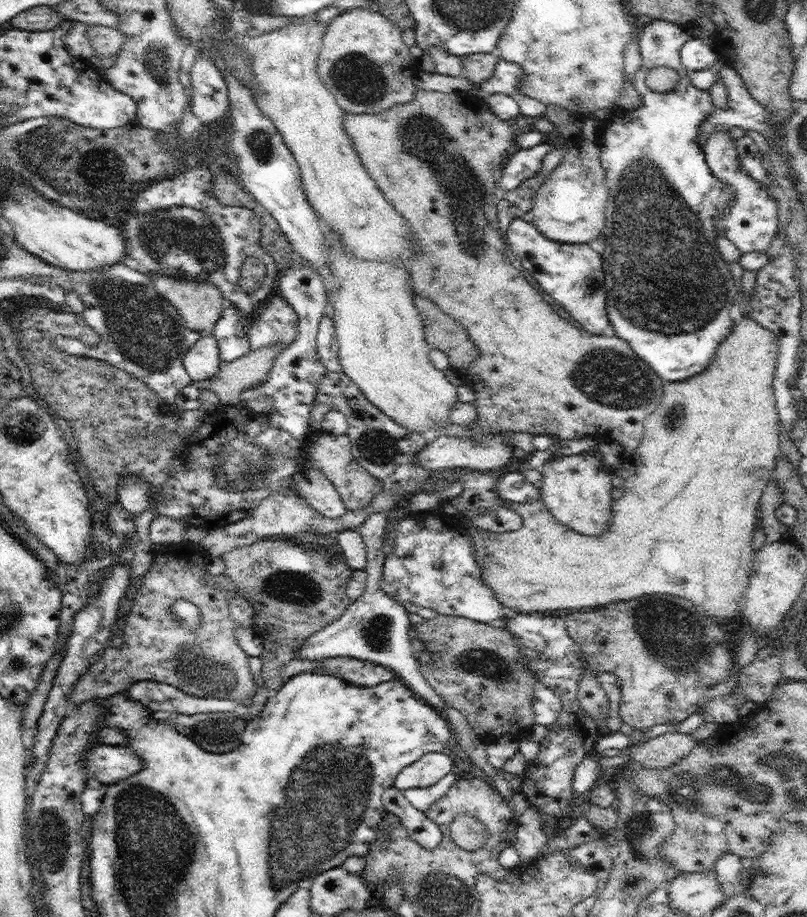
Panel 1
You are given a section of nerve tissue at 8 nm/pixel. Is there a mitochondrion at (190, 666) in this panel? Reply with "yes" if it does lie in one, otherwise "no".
yes

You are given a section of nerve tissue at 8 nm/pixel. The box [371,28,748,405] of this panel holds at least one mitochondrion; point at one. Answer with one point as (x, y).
(663, 278)

